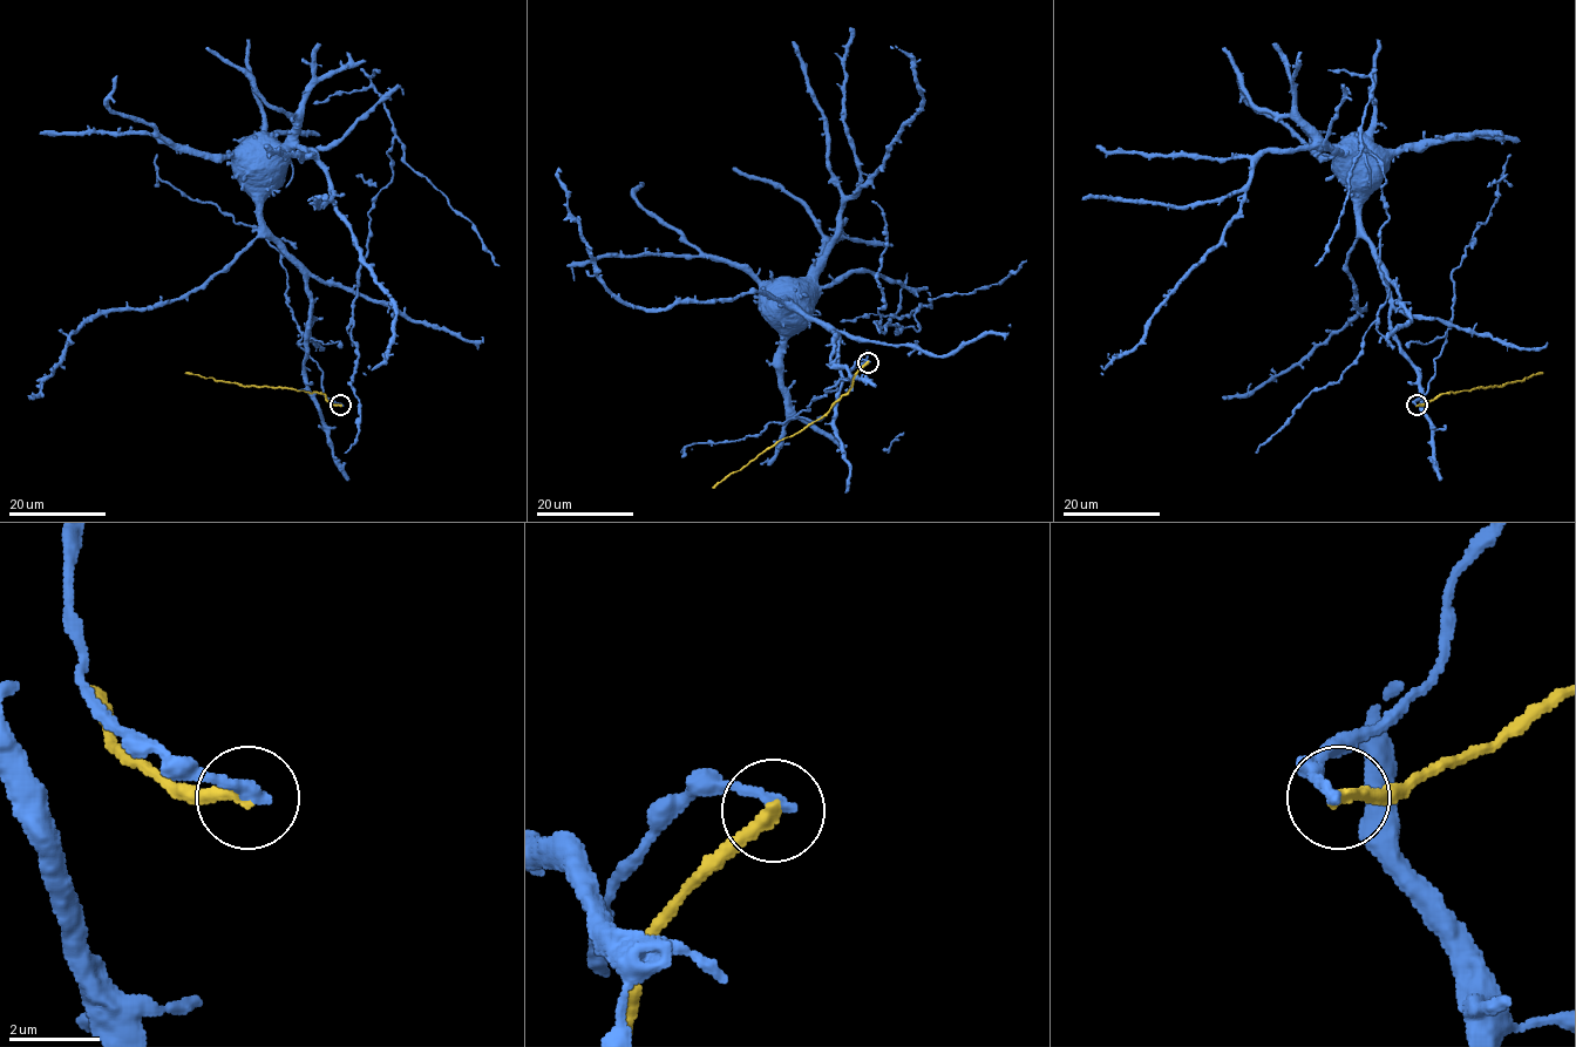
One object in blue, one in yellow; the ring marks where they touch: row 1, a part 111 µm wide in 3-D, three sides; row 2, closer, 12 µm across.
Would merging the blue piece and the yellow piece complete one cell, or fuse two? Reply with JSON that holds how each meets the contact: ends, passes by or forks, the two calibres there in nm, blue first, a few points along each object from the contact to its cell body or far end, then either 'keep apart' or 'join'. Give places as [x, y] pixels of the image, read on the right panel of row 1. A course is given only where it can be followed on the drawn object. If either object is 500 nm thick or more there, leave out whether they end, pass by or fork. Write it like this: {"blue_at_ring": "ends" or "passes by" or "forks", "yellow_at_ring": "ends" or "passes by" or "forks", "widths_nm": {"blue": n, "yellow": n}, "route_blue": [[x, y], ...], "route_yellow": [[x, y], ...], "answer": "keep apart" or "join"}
{"blue_at_ring": "ends", "yellow_at_ring": "ends", "widths_nm": {"blue": 280, "yellow": 320}, "route_blue": [[1417, 405], [1424, 394], [1417, 367], [1391, 326], [1387, 271], [1343, 179], [1343, 143], [1352, 140]], "route_yellow": [[1417, 405], [1444, 394], [1502, 386], [1542, 373]], "answer": "keep apart"}

